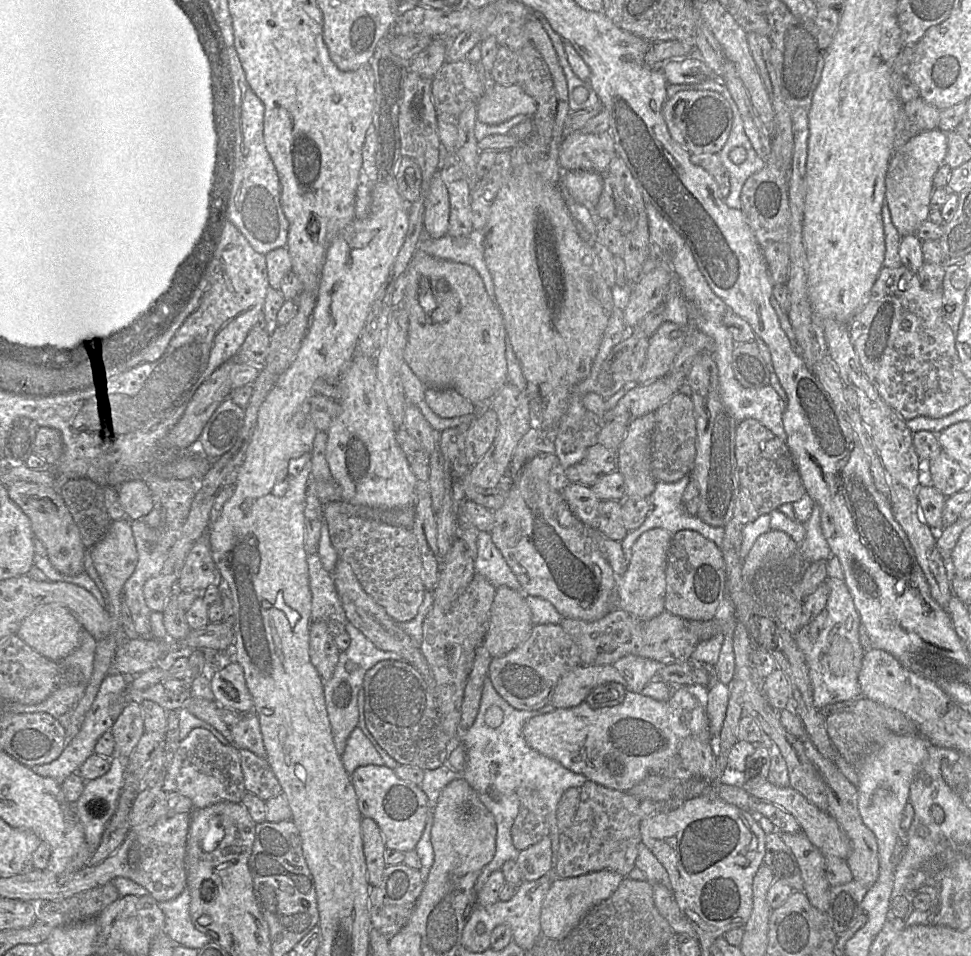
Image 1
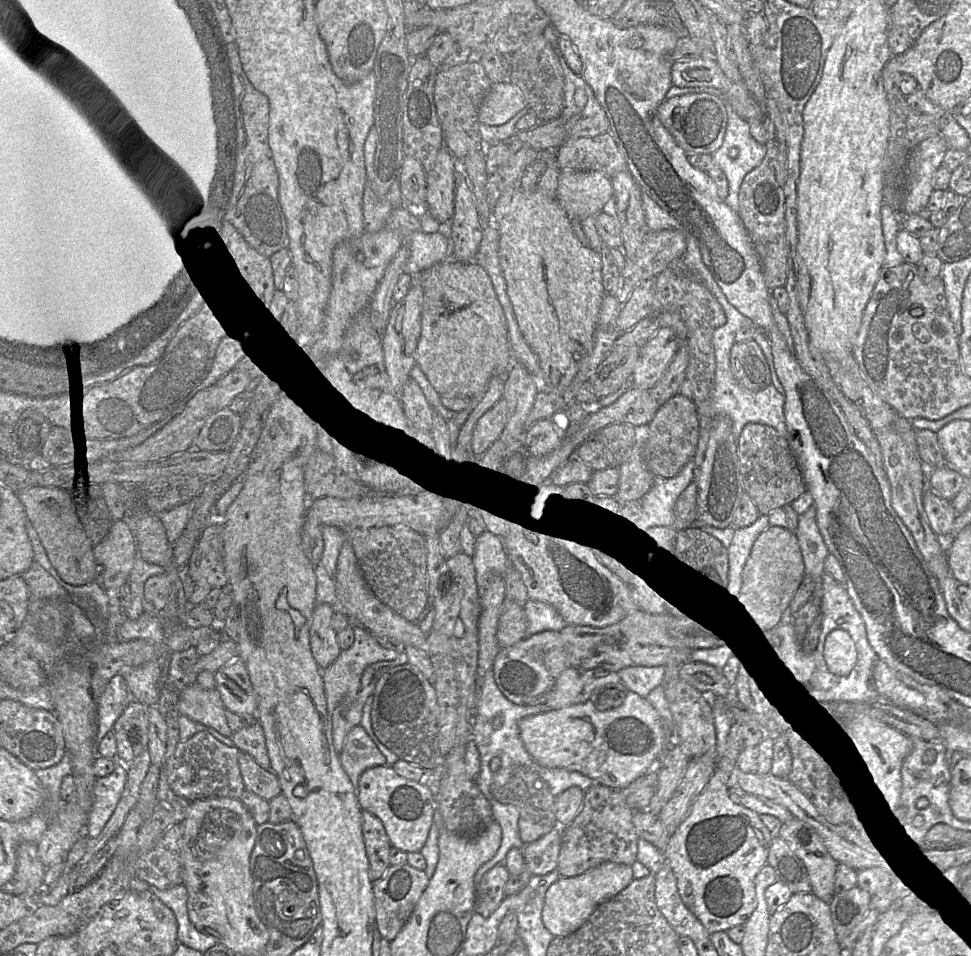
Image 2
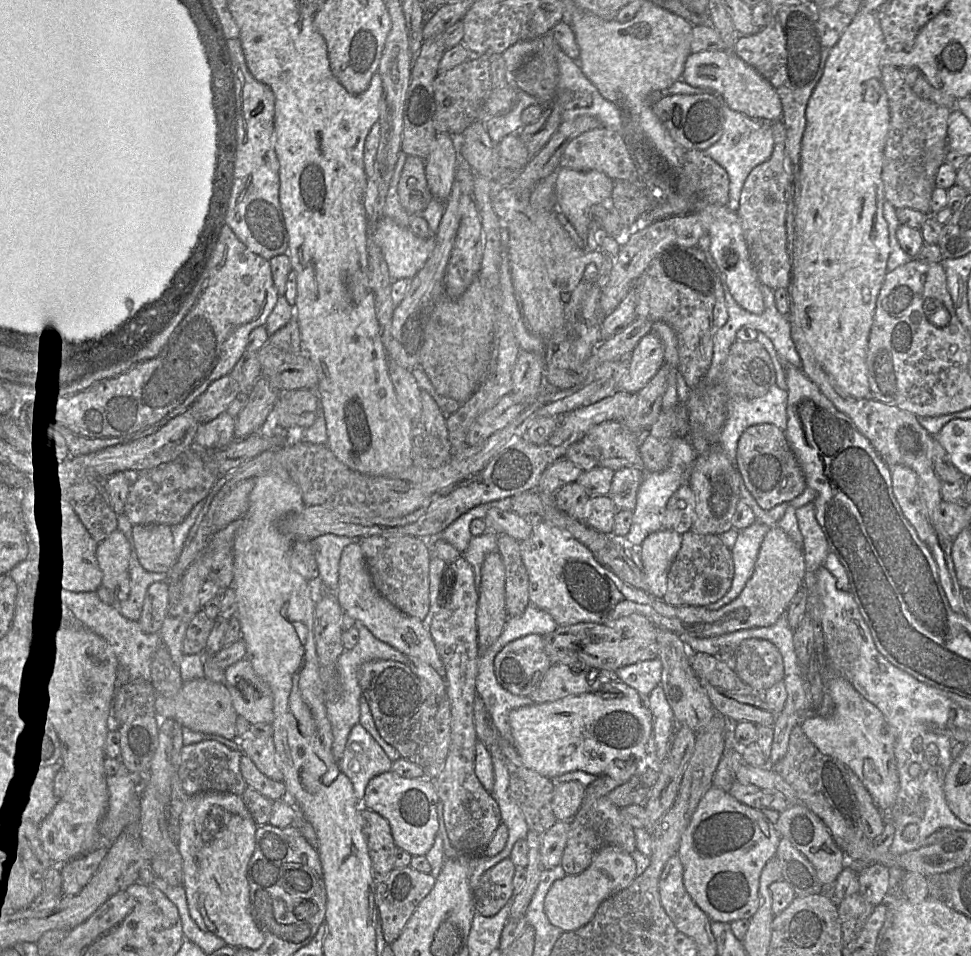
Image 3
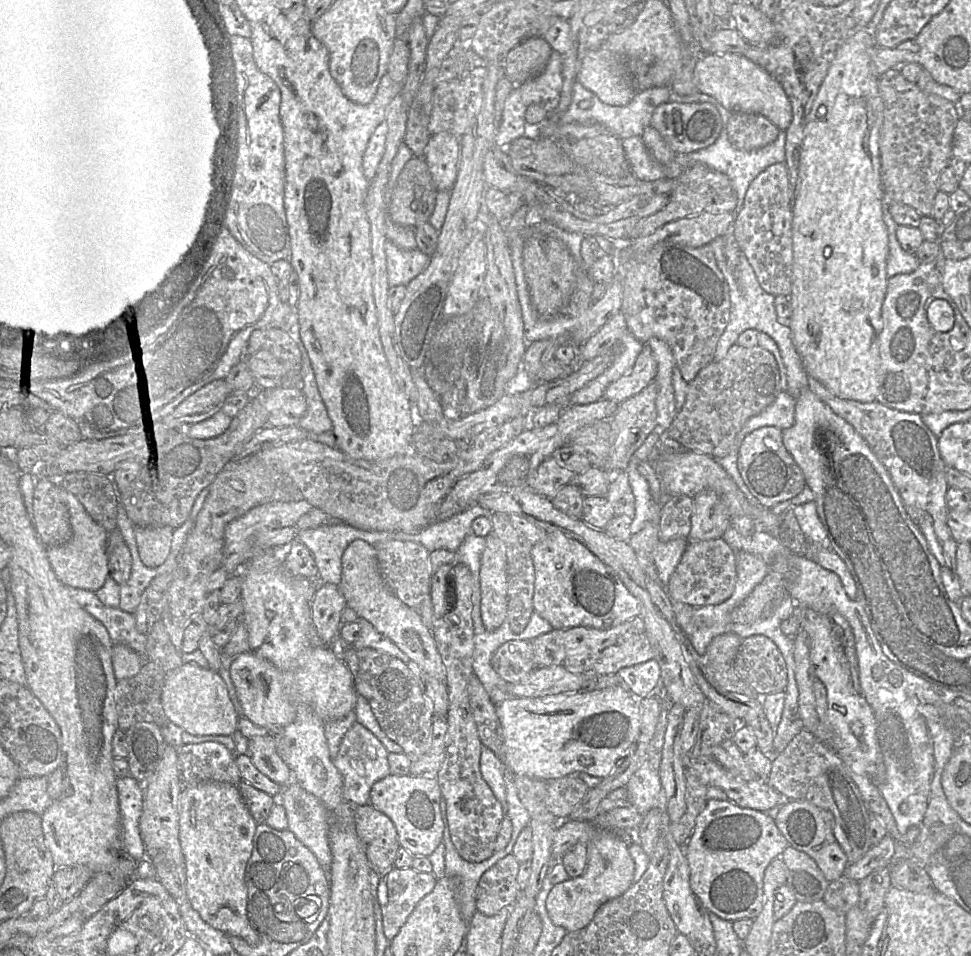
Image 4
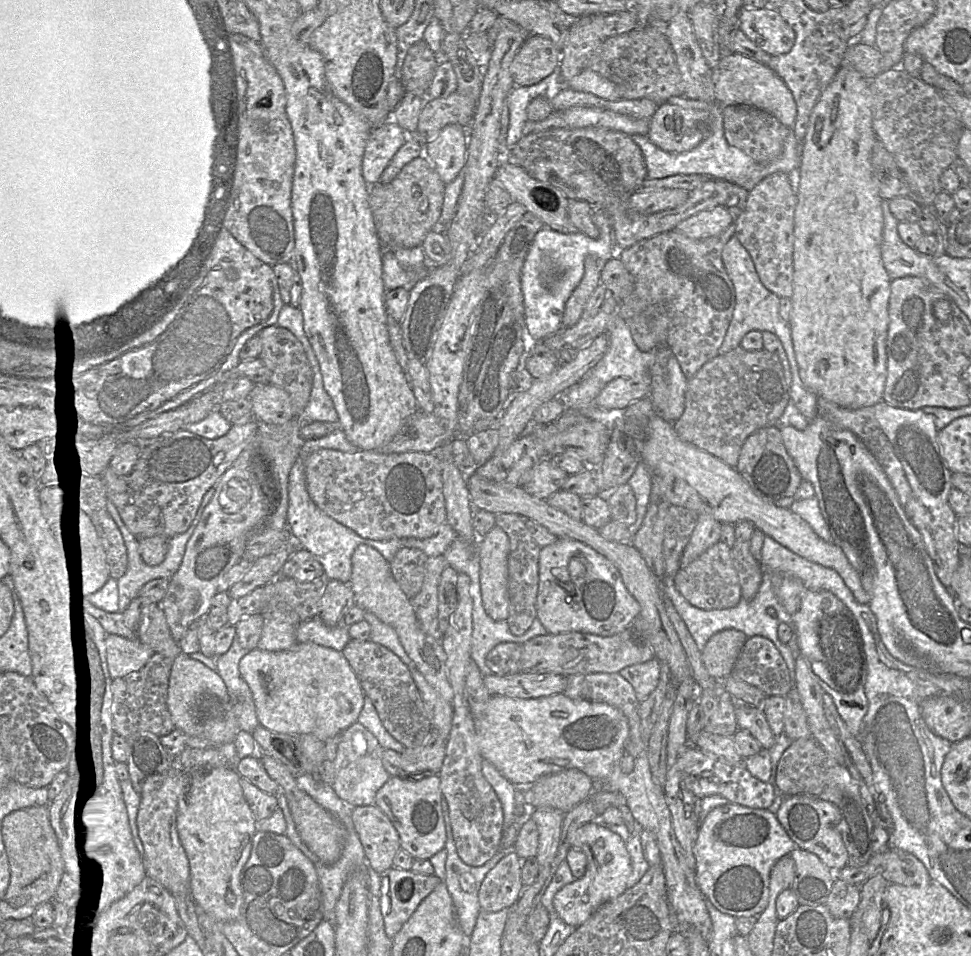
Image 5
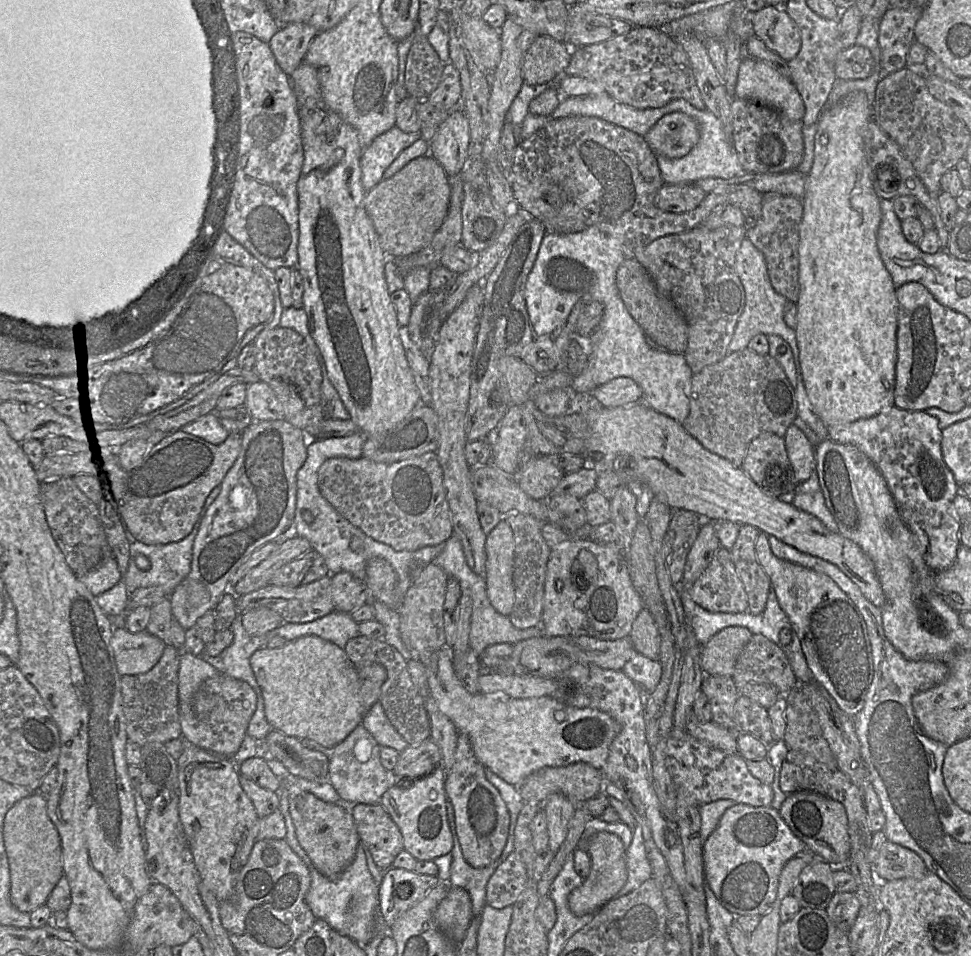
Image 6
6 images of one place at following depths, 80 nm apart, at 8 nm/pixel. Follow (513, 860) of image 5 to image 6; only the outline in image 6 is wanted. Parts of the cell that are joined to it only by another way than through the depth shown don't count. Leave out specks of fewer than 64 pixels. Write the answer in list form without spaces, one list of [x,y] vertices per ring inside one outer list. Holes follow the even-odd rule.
[[[515,852],[510,853],[490,877],[486,887],[486,904],[503,909],[513,906],[526,889],[528,871],[525,865],[516,857]]]

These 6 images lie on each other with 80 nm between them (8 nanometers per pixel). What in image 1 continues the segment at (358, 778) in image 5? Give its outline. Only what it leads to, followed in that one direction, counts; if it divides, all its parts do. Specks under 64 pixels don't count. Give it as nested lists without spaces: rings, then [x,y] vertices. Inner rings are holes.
[[[358,726],[352,730],[346,741],[341,761],[349,776],[360,766],[384,765],[383,759]]]

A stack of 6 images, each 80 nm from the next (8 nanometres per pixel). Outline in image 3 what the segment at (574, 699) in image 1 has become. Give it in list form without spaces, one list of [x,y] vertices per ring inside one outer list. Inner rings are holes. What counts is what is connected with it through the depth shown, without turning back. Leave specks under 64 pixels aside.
[[[552,664],[528,697],[535,703],[559,700],[567,696],[594,692],[600,684],[618,680],[615,671],[589,668],[574,672],[565,664]]]

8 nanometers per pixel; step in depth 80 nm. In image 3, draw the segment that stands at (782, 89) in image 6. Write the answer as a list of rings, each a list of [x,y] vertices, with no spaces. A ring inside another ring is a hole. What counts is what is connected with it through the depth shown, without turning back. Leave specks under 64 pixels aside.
[[[715,50],[690,54],[685,61],[681,80],[692,87],[718,92],[732,110],[751,118],[764,122],[782,120],[782,103],[774,87],[733,51]]]

